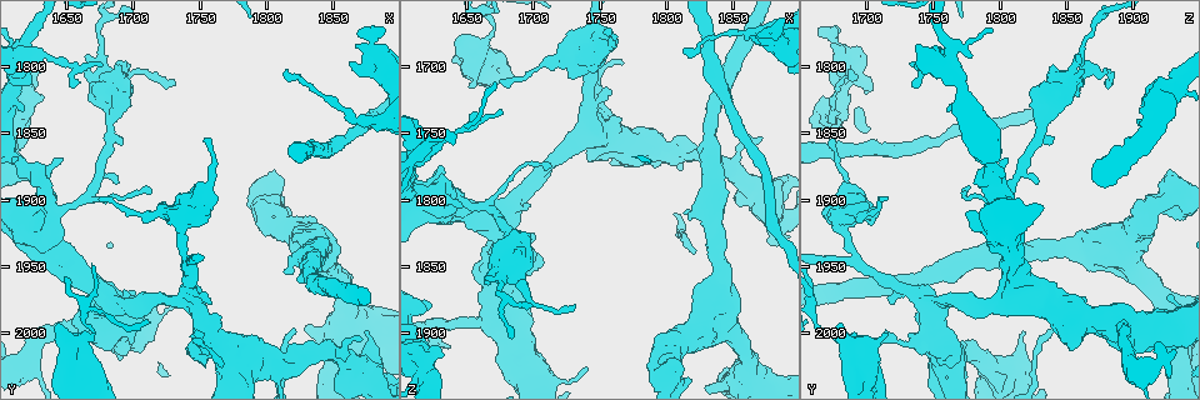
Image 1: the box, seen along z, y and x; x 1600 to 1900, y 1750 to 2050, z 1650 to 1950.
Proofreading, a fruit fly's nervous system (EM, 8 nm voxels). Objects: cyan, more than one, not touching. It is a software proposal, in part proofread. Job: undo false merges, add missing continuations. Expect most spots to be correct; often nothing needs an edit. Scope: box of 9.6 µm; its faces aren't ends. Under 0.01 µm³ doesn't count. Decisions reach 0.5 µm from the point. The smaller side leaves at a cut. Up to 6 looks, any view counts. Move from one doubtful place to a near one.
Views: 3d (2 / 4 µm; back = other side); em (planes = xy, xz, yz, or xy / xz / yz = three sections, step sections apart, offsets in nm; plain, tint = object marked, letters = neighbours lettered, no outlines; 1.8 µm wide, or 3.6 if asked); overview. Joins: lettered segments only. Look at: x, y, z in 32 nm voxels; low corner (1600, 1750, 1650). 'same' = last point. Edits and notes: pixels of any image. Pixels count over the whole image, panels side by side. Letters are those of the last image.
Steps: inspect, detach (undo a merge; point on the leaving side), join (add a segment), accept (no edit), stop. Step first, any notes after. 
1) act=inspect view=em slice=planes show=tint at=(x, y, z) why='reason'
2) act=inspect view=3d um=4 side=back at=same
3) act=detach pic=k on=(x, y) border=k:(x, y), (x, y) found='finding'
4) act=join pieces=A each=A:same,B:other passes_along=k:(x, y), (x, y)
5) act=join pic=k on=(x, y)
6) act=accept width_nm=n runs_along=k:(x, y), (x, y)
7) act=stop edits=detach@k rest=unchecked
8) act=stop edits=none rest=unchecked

act=inspect view=em um=3.6 slice=planes show=tint at=(1804, 1908, 1922) why='sudden change in width'

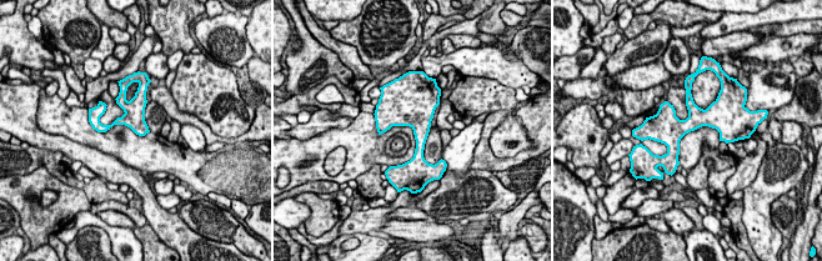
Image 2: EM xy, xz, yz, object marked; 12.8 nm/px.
act=inspect view=em um=3.6 slice=planes show=letters at=same

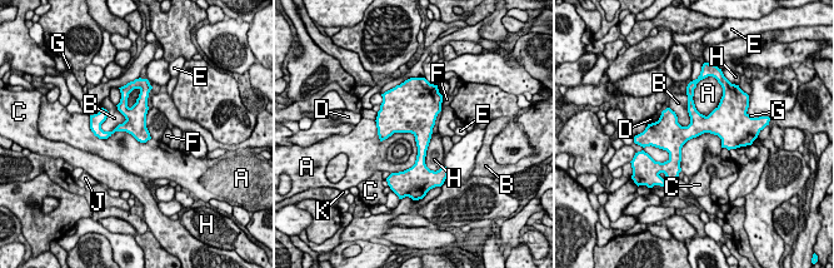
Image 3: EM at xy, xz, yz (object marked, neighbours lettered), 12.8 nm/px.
act=accept each=A:other,B:other,C:other,D:other,E:other,F:other,G:other,H:other,J:other,K:other border=3:(374, 120), (410, 168) found='one cell here'

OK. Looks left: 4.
act=inspect view=em slice=planes show=letters at=(1654, 2002, 1716) why='stops while still wide'

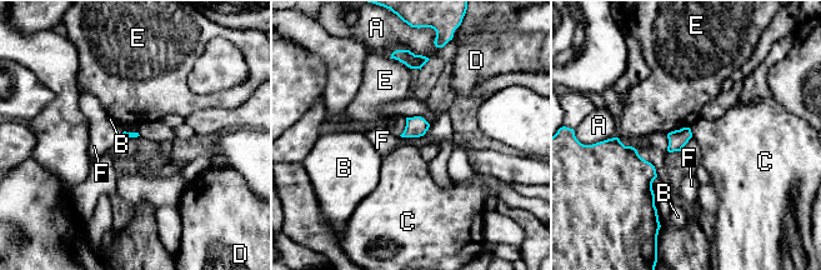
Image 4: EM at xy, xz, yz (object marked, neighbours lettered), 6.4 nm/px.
act=accept each=A:other,B:other,C:other,D:other,E:other,F:other found='no lettered segment goes on from it'

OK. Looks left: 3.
act=inspect view=em slice=planes show=tint at=(1620, 2014, 1894) why='thick turns thin'

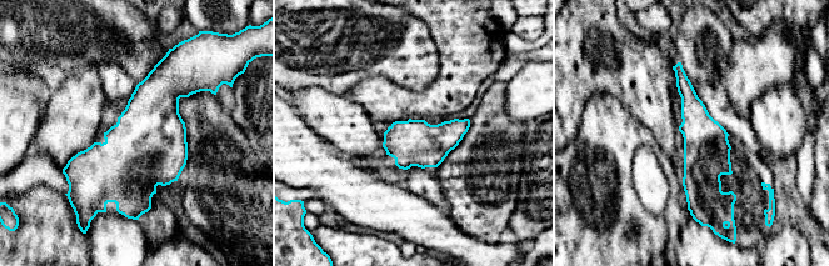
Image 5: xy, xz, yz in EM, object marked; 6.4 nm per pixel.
act=inspect view=em slice=planes show=letters at=same

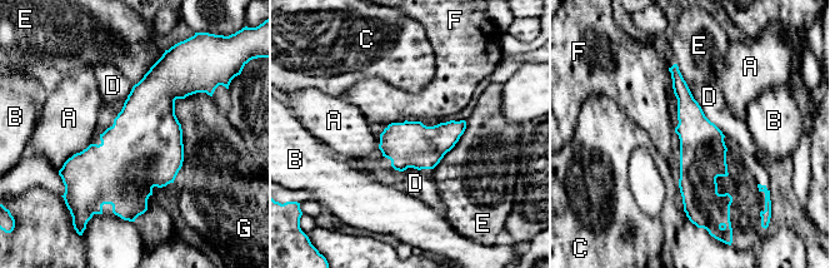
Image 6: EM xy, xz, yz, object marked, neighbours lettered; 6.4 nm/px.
act=accept width_nm=300 each=A:other,B:other,C:other,D:other,E:other,F:other,G:other runs_along=6:(674, 69), (696, 133), (696, 209) found='continuous, no second cell'

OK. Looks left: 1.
act=stop edits=none rest=unchecked

